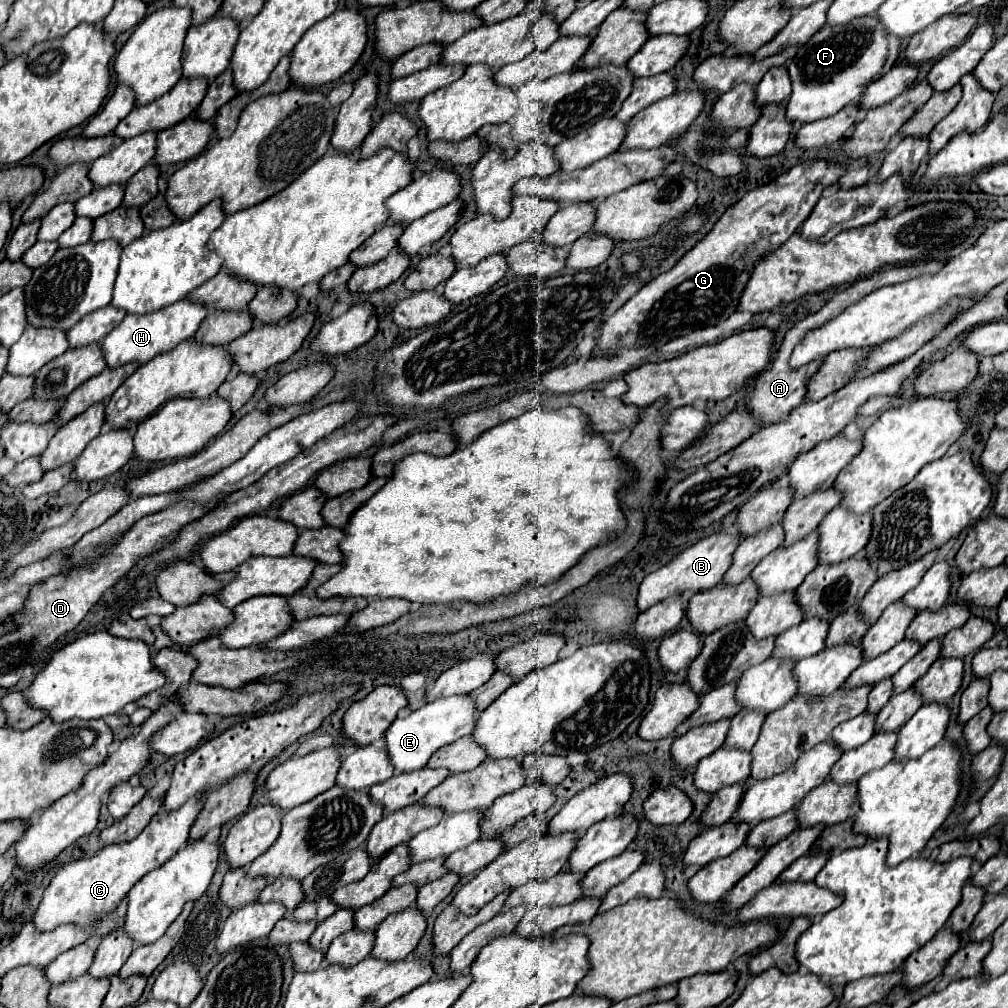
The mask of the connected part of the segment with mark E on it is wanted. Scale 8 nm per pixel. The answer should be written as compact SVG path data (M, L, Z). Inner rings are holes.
M452 696L452 698L428 702L422 708L414 710L412 714L404 718L396 718L392 726L386 730L386 750L394 766L394 774L404 774L404 772L414 772L424 768L428 758L438 748L468 736L472 732L472 724L476 716L478 712L470 696Z

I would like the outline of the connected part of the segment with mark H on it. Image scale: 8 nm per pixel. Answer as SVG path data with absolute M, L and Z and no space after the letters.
M180 300L170 304L164 312L156 312L156 316L126 316L104 340L102 340L102 354L106 360L106 368L120 368L128 362L136 362L138 366L150 362L158 354L166 354L174 350L180 342L190 340L200 322L206 318L208 308L200 304L192 304L188 300Z

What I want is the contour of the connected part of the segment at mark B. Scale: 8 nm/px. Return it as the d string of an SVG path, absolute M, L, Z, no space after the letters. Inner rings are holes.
M718 532L718 534L704 538L704 544L690 546L688 550L678 554L670 564L648 574L642 580L640 592L638 592L638 610L644 612L644 610L652 608L654 604L658 604L666 598L672 598L672 596L692 596L692 594L698 594L702 590L714 588L722 580L728 566L732 564L732 554L734 554L738 544L740 544L740 538L736 532L734 534Z

